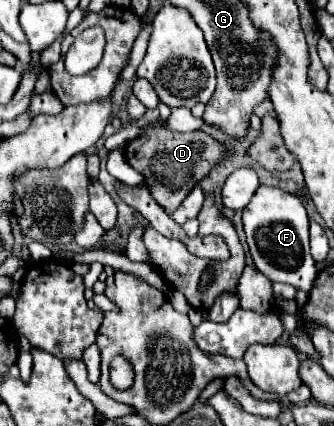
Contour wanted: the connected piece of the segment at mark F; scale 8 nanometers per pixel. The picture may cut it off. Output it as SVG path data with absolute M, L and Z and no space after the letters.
M260 185L256 195L244 209L242 221L256 269L270 277L270 281L288 283L308 293L314 285L318 271L314 267L314 259L308 247L308 215L300 197L286 193L278 187Z

